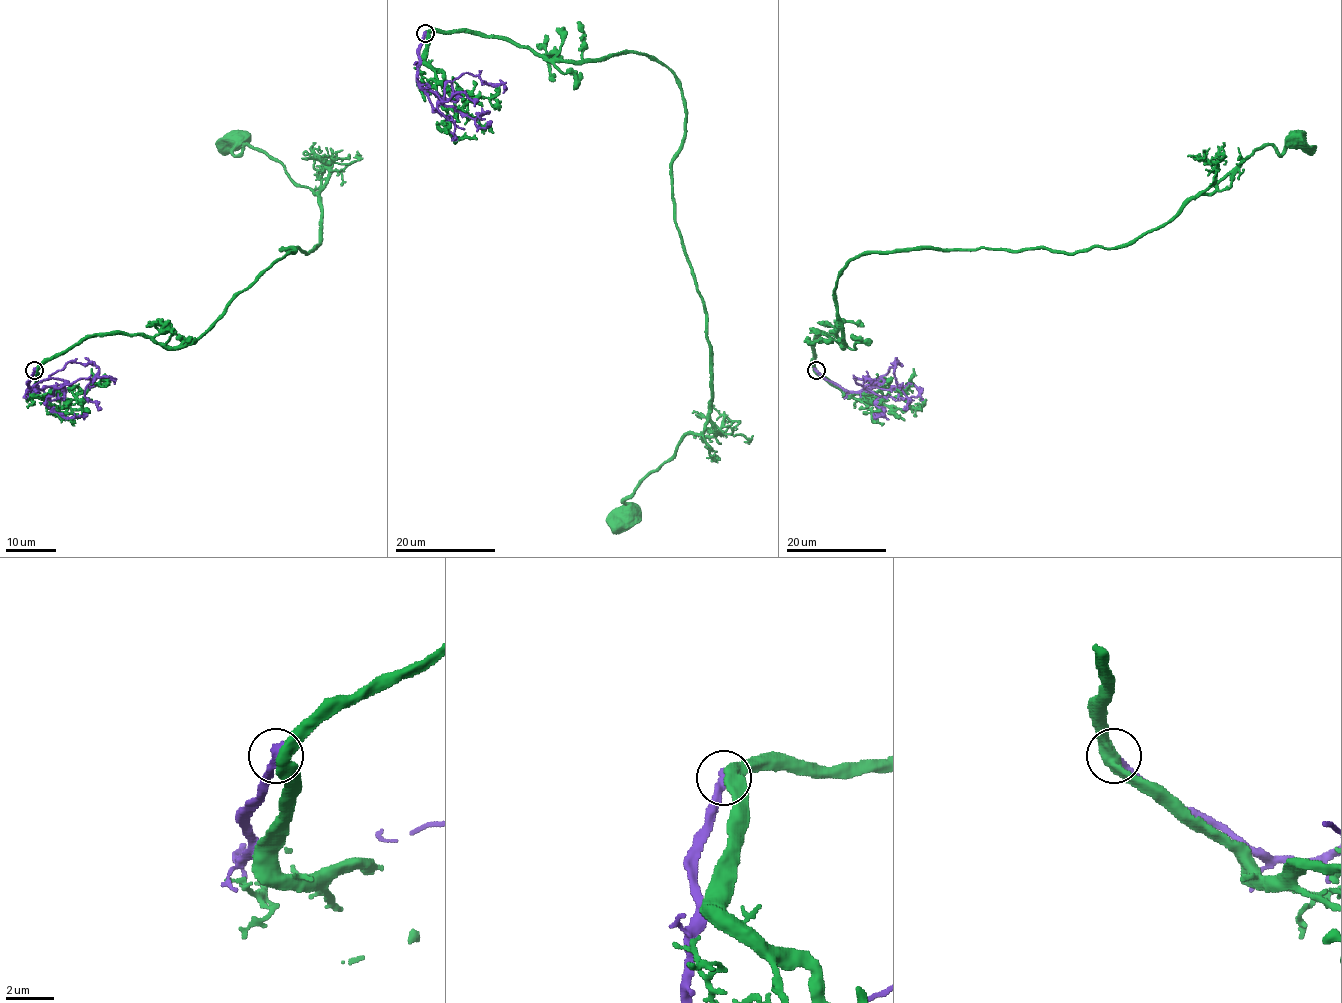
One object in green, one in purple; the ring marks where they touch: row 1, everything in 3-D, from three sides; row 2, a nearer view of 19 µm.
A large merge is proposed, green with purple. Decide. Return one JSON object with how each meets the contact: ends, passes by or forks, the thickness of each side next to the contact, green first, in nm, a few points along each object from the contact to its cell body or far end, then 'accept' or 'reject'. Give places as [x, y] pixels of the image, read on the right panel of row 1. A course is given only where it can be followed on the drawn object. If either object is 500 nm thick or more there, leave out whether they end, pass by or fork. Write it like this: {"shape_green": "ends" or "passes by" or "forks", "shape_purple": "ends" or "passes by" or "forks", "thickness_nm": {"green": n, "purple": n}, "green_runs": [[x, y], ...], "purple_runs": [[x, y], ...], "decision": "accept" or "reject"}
{"shape_green": "passes by", "shape_purple": "ends", "thickness_nm": {"green": 480, "purple": 420}, "green_runs": [[816, 371], [822, 333], [843, 347], [834, 287], [859, 256], [1119, 248], [1299, 137]], "purple_runs": [[816, 371], [854, 392], [883, 381], [864, 387], [881, 396], [876, 404], [883, 412], [874, 417], [888, 419]], "decision": "reject"}

